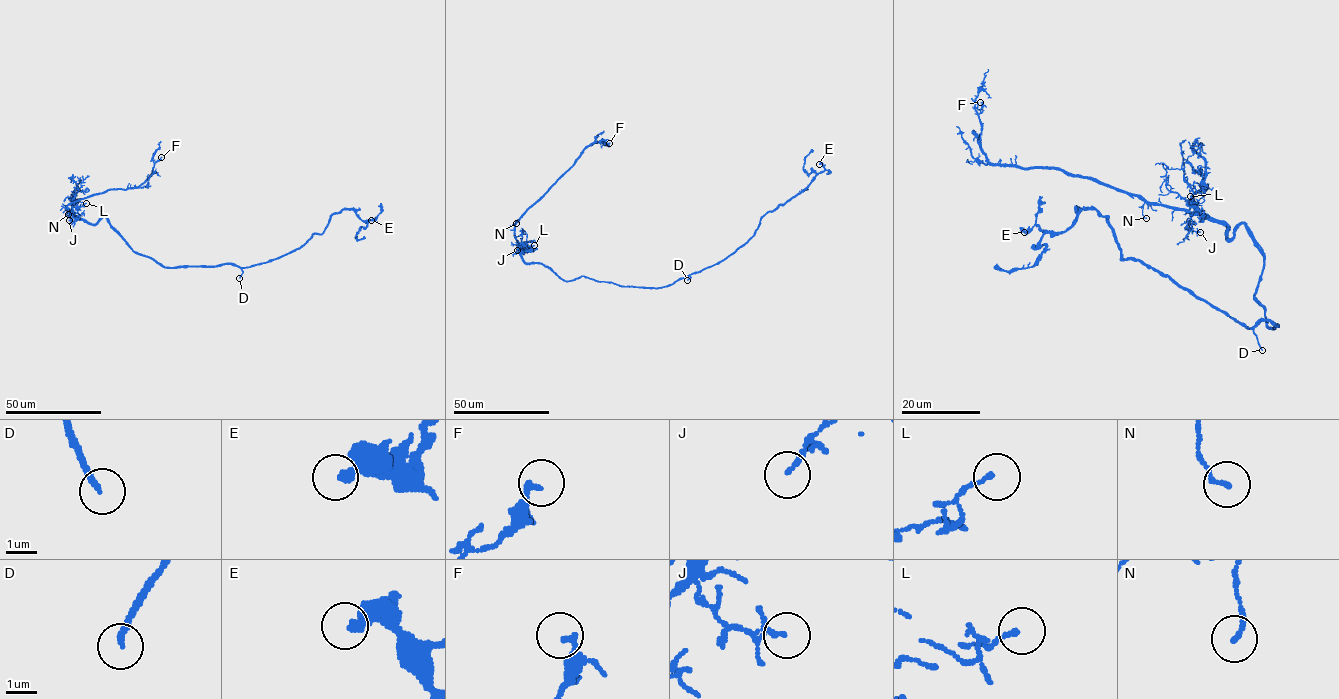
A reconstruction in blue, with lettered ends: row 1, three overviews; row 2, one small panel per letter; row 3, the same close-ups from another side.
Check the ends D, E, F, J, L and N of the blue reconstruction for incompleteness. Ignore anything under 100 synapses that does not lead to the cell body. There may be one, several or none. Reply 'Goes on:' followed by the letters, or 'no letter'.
Goes on: D

